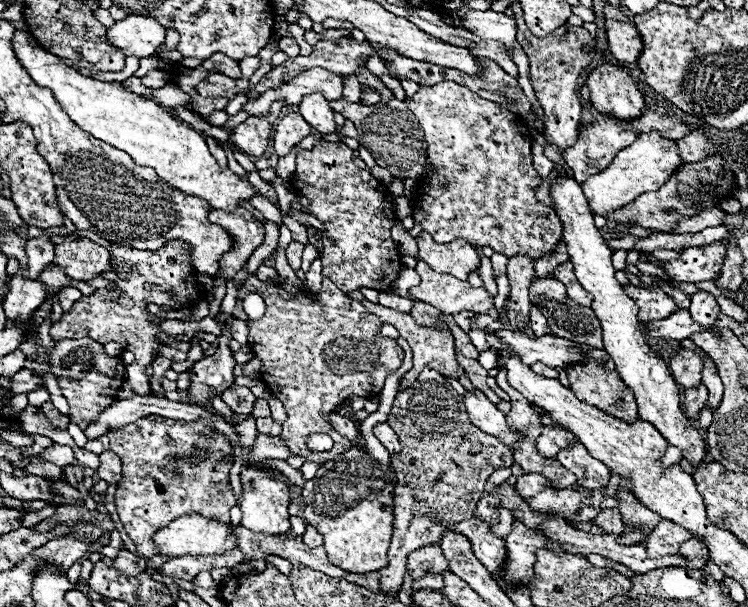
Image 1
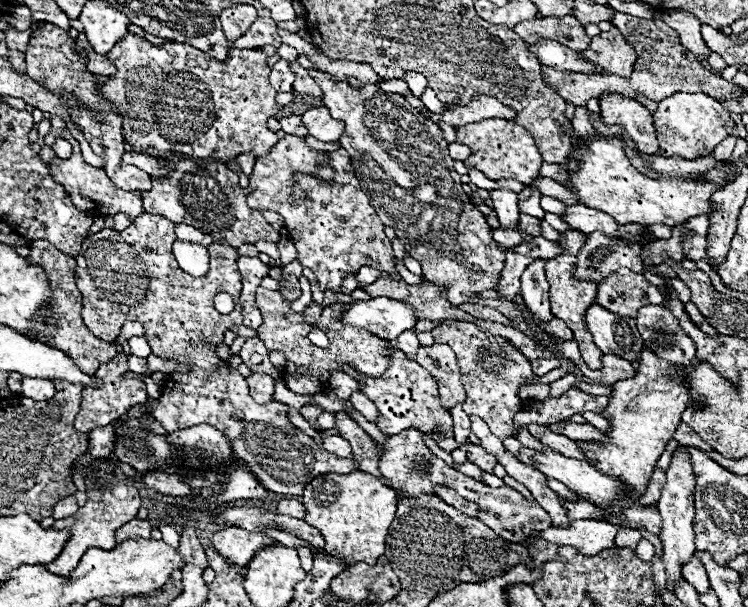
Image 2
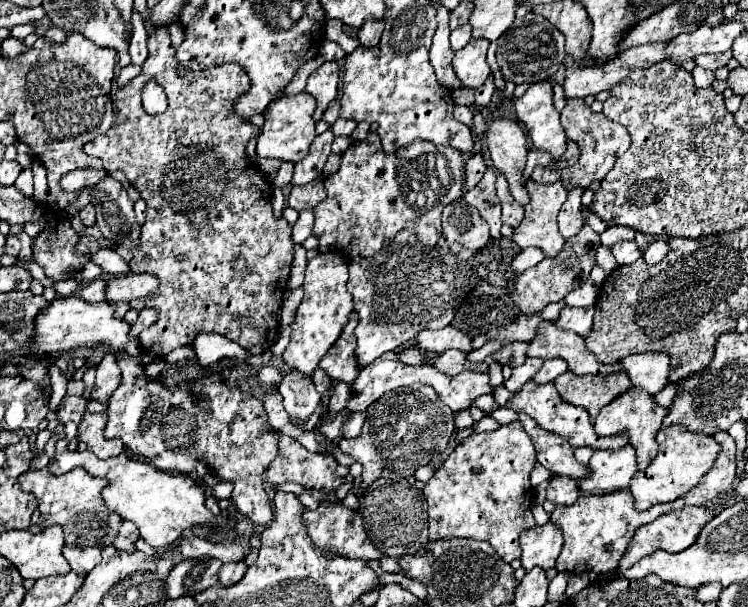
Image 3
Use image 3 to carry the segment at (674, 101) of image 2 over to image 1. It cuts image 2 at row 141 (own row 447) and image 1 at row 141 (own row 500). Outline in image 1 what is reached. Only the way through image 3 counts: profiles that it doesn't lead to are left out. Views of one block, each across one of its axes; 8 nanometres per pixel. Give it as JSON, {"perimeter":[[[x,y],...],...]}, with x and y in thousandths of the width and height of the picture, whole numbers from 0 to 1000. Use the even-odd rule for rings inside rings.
{"perimeter":[[[866,217],[866,221],[856,221],[848,237],[826,250],[813,277],[783,293],[778,300],[778,310],[794,353],[810,356],[848,333],[858,316],[874,316],[885,310],[885,303],[893,300],[893,293],[906,280],[909,270],[912,270],[912,260],[906,257],[904,237],[893,227],[885,227],[880,217]]]}

